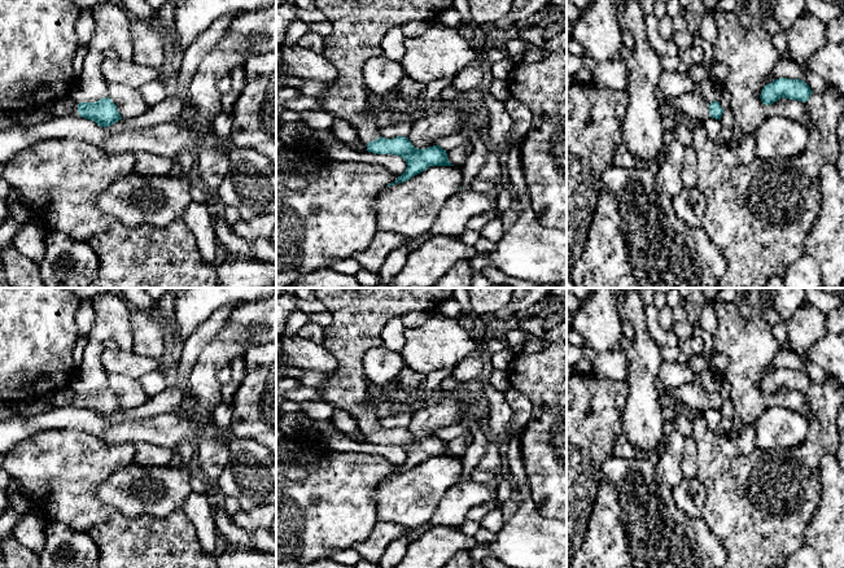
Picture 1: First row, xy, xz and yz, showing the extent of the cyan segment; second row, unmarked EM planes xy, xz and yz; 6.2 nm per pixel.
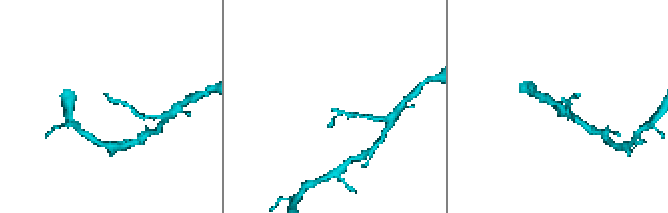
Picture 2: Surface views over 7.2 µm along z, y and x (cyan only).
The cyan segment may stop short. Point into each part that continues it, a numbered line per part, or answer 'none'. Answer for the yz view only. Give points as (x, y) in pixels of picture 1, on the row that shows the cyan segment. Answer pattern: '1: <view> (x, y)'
1: yz (691, 104)

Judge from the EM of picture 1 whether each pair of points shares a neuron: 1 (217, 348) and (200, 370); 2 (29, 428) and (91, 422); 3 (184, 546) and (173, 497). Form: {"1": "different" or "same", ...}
{"1": "same", "2": "same", "3": "different"}

